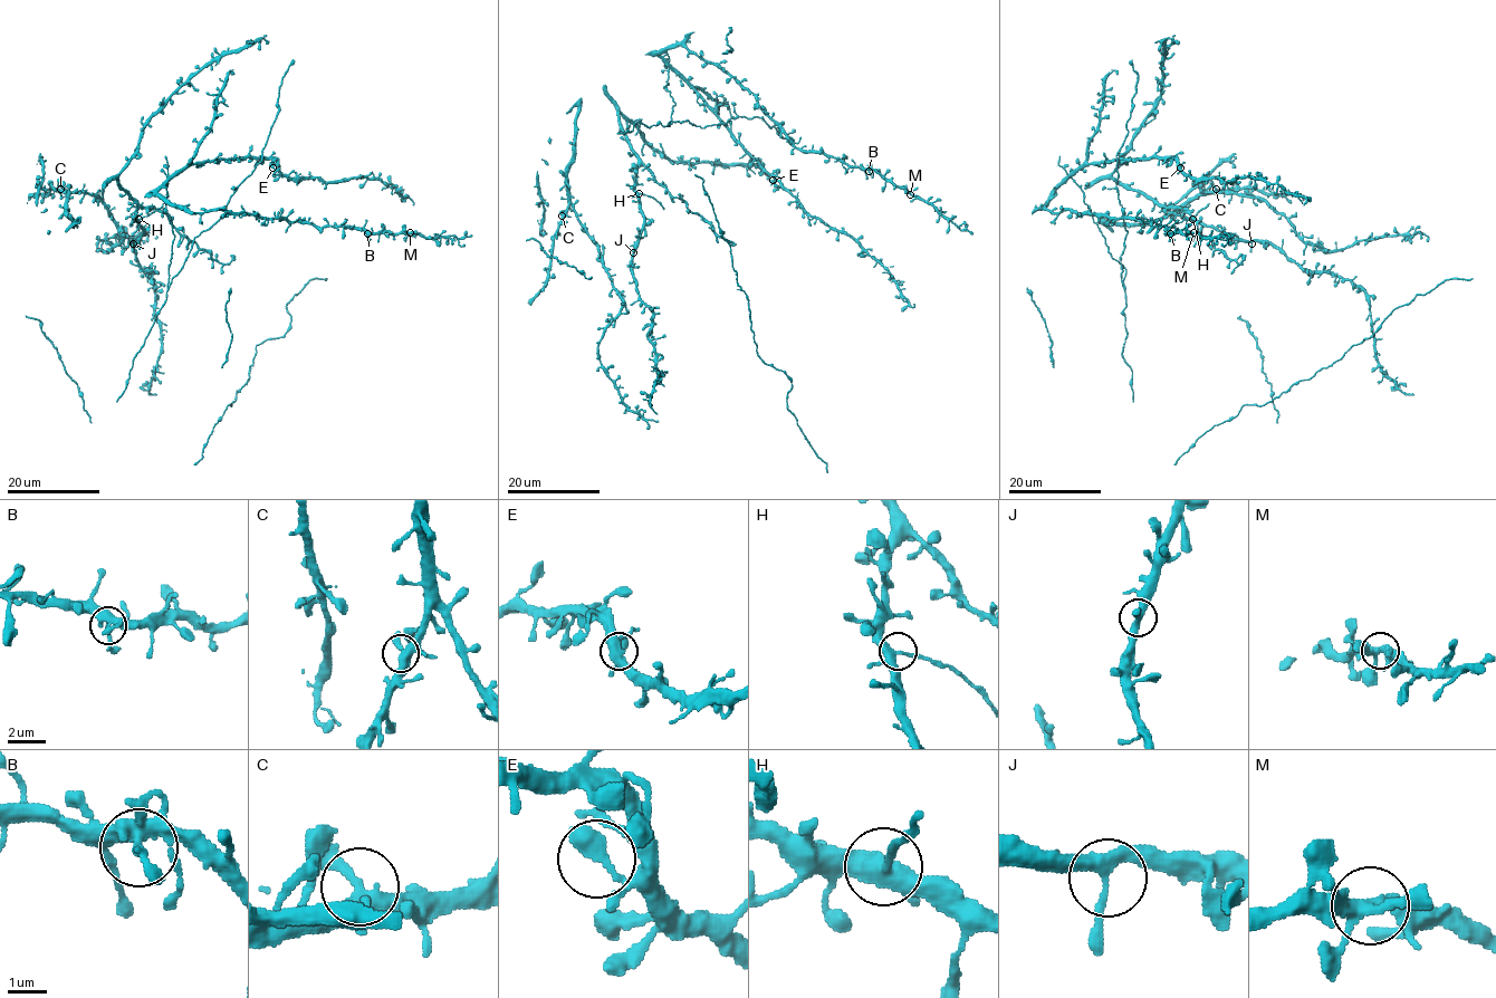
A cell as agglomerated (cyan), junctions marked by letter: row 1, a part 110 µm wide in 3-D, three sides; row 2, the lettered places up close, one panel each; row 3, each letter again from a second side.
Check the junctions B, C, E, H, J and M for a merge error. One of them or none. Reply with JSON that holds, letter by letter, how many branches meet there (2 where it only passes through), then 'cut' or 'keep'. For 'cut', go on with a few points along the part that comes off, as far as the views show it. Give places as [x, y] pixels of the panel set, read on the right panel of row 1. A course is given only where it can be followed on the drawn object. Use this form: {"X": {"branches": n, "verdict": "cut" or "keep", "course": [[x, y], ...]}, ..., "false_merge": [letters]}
{"B": {"branches": 5, "verdict": "keep"}, "C": {"branches": 3, "verdict": "keep"}, "E": {"branches": 4, "verdict": "keep"}, "H": {"branches": 4, "verdict": "cut", "course": [[1192, 219], [1209, 203]]}, "J": {"branches": 3, "verdict": "keep"}, "M": {"branches": 4, "verdict": "keep"}, "false_merge": ["H"]}

